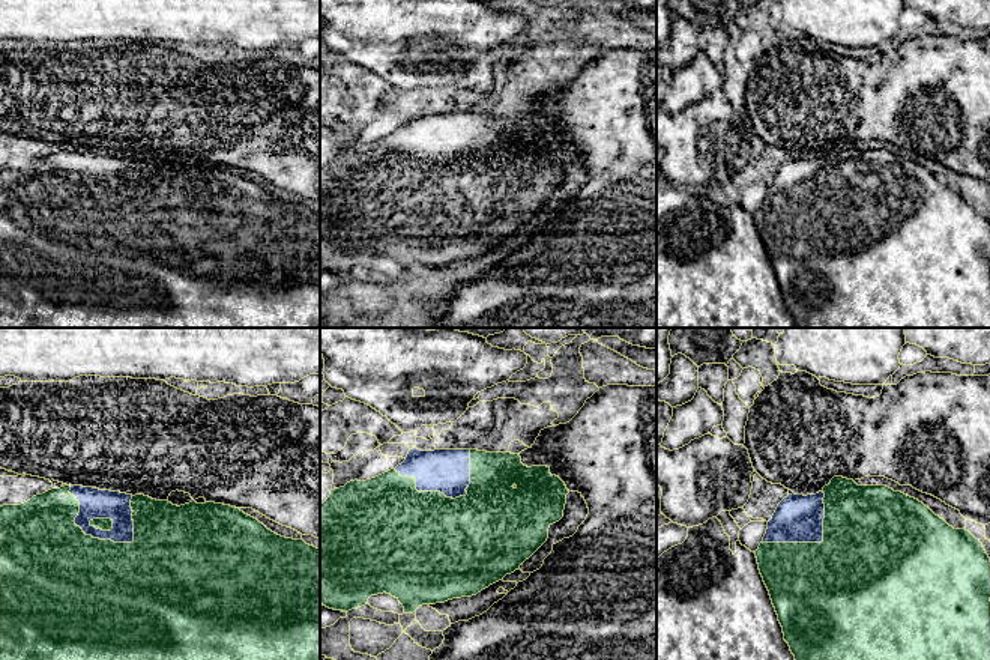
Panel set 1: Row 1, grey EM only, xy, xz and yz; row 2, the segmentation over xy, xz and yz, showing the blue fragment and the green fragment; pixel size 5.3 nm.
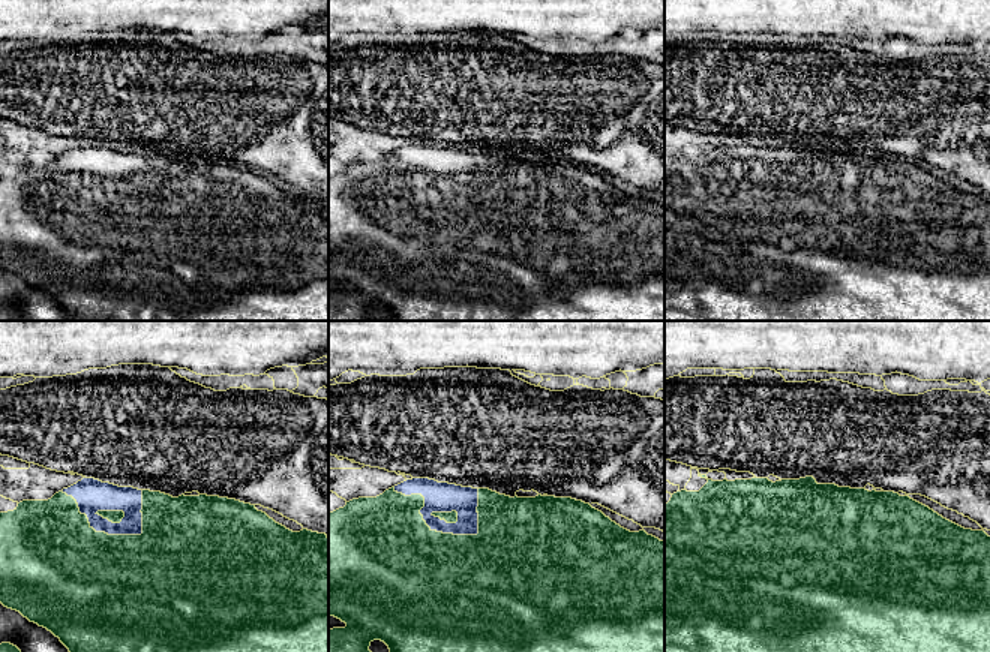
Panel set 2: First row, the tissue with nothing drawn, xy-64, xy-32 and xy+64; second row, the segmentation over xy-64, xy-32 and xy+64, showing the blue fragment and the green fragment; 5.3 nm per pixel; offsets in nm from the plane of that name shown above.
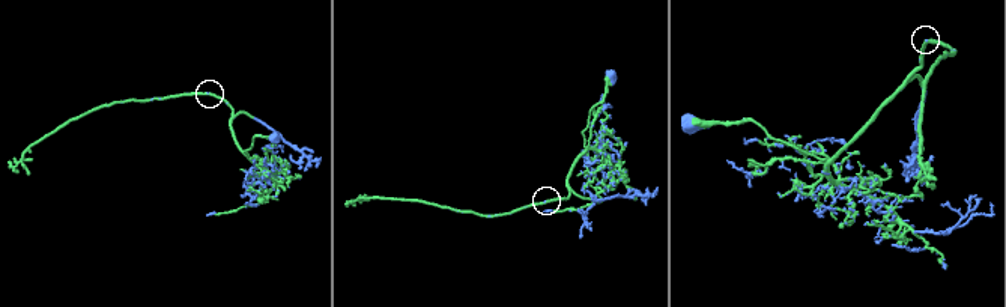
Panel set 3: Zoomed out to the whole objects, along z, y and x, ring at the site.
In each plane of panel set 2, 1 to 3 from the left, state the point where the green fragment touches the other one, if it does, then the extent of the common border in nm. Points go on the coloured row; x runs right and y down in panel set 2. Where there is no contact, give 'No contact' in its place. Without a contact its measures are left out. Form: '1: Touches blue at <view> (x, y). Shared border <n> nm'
1: Touches blue at xy-64 (98, 531). Shared border 500 nm
2: Touches blue at xy-32 (425, 520). Shared border 500 nm
3: No contact

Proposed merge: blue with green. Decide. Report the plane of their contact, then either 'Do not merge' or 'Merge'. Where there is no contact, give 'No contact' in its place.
Touches blue in xy. Merge

